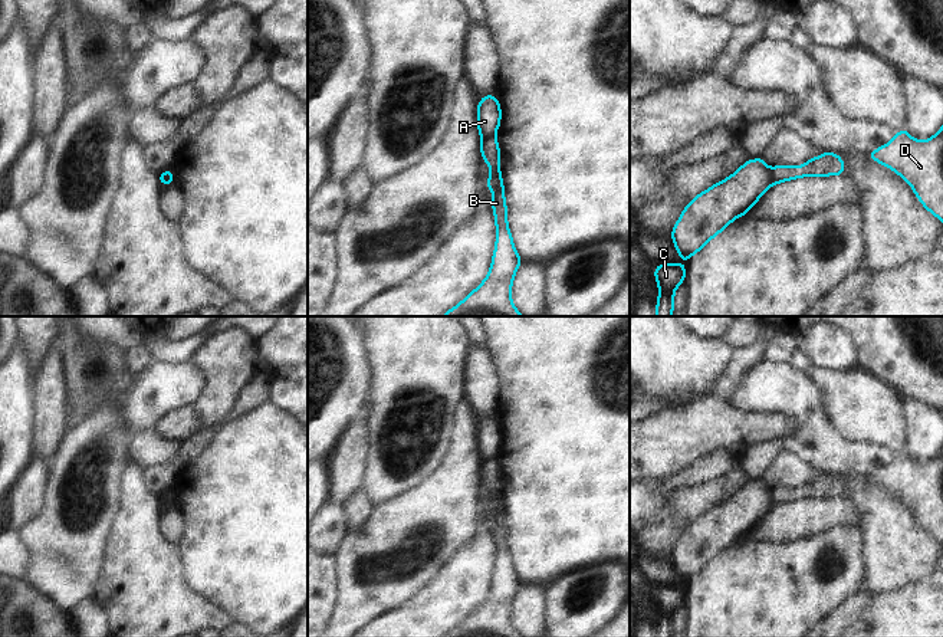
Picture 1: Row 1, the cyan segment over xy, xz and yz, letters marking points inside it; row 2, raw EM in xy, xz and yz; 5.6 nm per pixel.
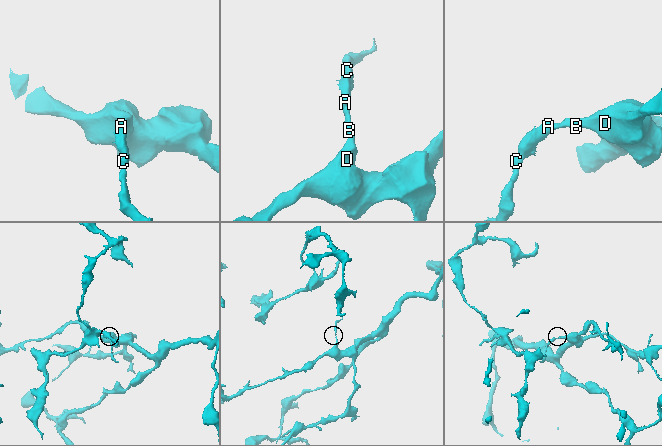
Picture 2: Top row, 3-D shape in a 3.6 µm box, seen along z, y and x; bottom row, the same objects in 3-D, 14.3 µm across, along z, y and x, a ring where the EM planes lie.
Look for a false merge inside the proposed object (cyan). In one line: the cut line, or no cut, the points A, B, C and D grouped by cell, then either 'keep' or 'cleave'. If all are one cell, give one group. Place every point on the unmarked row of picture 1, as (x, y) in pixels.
cut yz (769, 491), (774, 505); groups A C / B D; cleave

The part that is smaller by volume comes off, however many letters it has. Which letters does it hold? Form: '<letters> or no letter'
A, C

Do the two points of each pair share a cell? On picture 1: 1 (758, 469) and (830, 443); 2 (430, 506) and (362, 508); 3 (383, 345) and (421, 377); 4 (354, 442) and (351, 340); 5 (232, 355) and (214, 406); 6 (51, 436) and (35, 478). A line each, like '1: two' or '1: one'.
1: one
2: two
3: one
4: two
5: one
6: two

